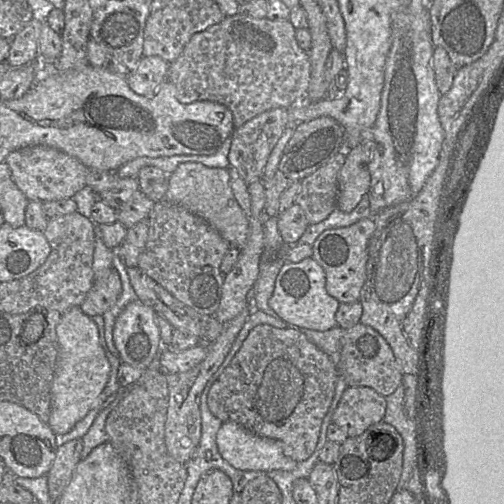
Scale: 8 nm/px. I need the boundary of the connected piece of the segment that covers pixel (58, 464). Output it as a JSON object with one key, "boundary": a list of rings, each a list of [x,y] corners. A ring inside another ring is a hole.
{"boundary":[[[73,439],[57,447],[55,458],[47,473],[48,493],[57,502],[81,461],[82,440]]]}

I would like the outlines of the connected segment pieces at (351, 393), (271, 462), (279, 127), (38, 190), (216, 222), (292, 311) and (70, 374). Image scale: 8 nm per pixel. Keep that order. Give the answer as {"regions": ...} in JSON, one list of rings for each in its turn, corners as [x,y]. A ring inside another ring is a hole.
{"regions":[[[[347,387],[332,415],[332,423],[348,437],[362,434],[371,425],[383,421],[386,411],[386,399],[369,387]]],[[[233,421],[222,423],[216,443],[223,459],[239,470],[291,471],[298,463],[284,455],[279,441],[262,438]]],[[[276,108],[265,111],[239,128],[235,128],[231,134],[231,146],[228,153],[229,165],[237,170],[247,185],[261,180],[269,155],[288,126],[287,109]]],[[[45,145],[27,146],[12,151],[4,162],[9,166],[11,177],[28,200],[40,202],[72,198],[86,186],[89,168],[78,159]]],[[[197,162],[181,163],[168,175],[168,189],[163,200],[179,205],[204,219],[230,247],[241,250],[248,240],[250,224],[233,195],[229,179],[226,168],[207,167]]],[[[312,258],[300,262],[287,263],[281,267],[275,280],[269,307],[288,325],[315,331],[326,331],[337,326],[335,314],[340,302],[330,296],[325,288],[325,272]]],[[[74,306],[62,313],[56,326],[57,363],[50,388],[51,412],[48,427],[57,434],[68,433],[87,413],[103,403],[102,392],[109,380],[111,366],[100,344],[93,318]]]]}

